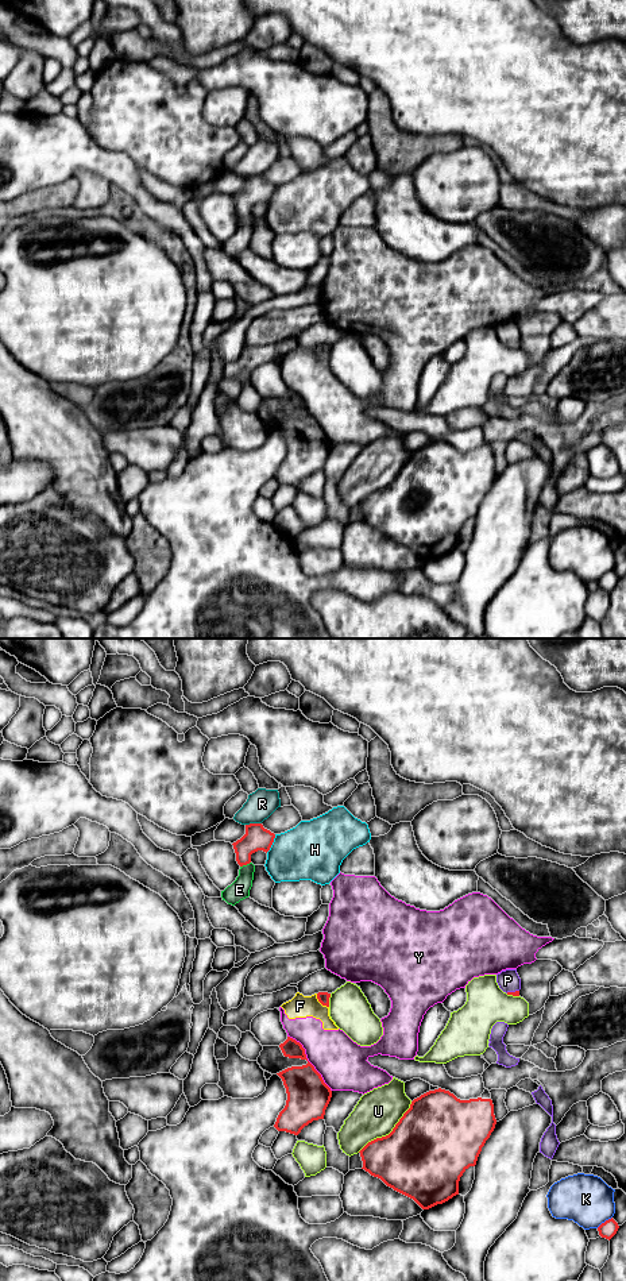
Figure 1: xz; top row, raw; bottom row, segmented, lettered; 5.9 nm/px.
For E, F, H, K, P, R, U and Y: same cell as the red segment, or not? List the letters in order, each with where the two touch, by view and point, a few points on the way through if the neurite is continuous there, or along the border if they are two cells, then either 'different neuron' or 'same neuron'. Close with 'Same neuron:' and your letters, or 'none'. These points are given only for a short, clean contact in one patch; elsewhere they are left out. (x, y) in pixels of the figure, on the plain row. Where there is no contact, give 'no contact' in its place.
E: meets red in xz at (244, 216); border along xz (250, 213), (240, 219); different neuron
F: meets red in xz at (320, 354); border along xz (316, 346), (316, 350), (328, 359); different neuron
H: meets red in xz at (271, 196); different neuron
K: meets red in xz at (605, 574); different neuron
P: meets red in xz at (511, 344); different neuron
R: meets red in xz at (252, 176); different neuron
U: meets red in xz at (390, 485); different neuron
Y: meets red in xz at (308, 413); different neuron
Same neuron: none

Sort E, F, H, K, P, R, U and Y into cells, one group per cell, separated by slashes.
E / F Y / H / K / P / R / U

